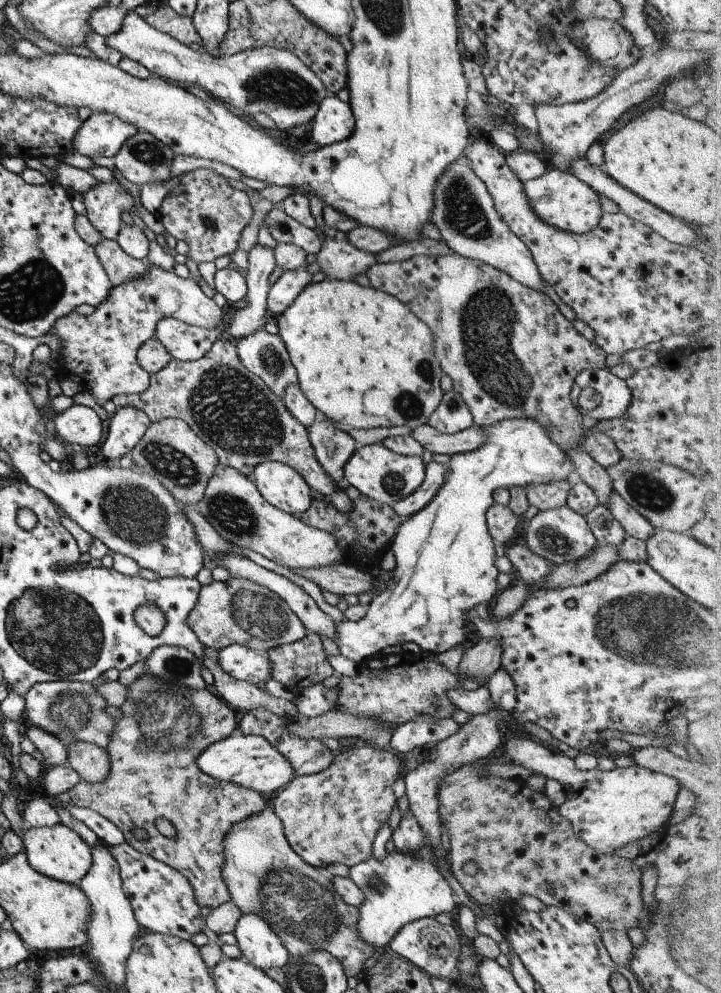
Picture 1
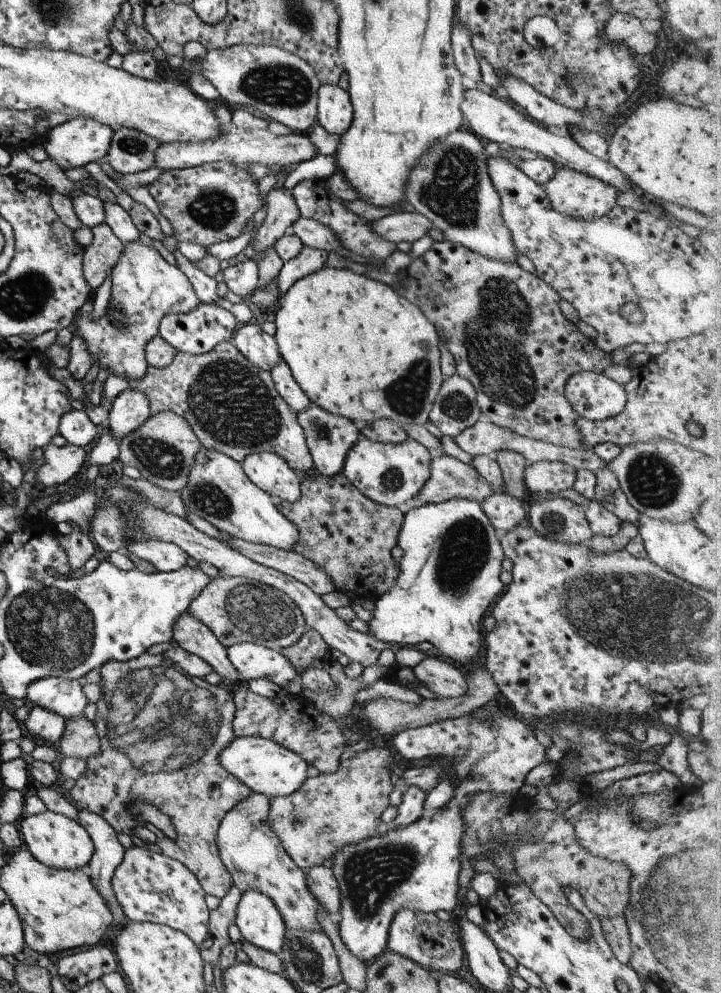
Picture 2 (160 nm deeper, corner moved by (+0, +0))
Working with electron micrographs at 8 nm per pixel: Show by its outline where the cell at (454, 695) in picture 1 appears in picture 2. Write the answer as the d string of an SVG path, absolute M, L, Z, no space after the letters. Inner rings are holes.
M430 653L419 664L412 668L416 680L427 687L437 697L458 697L466 691L466 680L463 674L436 658L436 653Z

